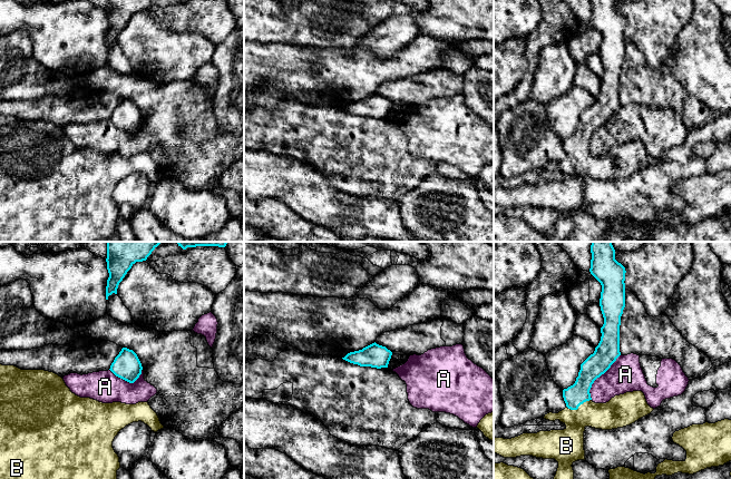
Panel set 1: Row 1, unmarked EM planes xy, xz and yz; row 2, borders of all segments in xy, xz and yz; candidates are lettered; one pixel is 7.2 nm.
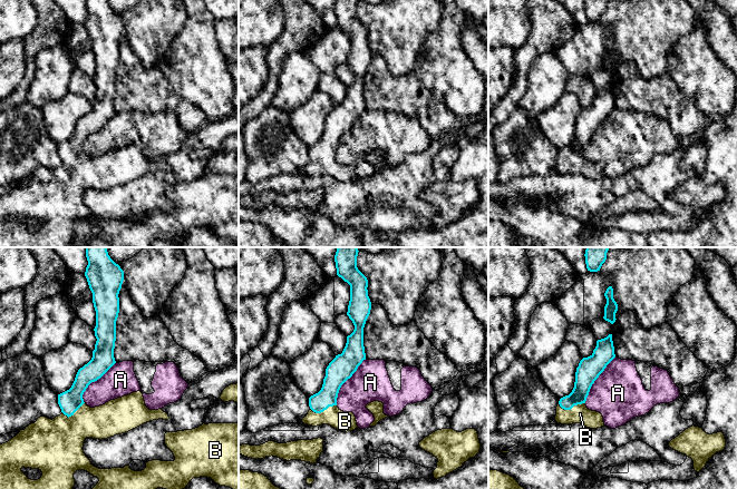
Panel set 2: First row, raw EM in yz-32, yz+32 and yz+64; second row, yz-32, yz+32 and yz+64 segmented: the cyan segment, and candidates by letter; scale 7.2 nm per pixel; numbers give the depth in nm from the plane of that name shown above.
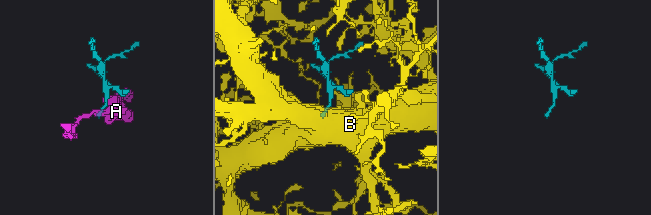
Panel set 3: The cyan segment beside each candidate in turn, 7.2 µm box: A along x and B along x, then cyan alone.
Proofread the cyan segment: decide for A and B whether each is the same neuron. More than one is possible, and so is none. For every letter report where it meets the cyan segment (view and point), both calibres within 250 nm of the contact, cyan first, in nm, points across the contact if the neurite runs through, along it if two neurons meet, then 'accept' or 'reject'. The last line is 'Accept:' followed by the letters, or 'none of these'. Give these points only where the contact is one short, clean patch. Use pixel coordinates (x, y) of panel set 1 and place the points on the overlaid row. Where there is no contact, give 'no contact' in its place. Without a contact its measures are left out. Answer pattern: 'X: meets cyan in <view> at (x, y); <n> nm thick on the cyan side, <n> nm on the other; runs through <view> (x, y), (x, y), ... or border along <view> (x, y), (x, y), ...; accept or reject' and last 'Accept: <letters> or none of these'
A: meets cyan in yz at (598, 377); 170 nm thick on the cyan side, 240 nm on the other; reject
B: meets cyan in yz at (578, 406); 160 nm thick on the cyan side, 200 nm on the other; runs through yz (576, 394), (578, 406), (586, 413), (612, 414); accept
Accept: B

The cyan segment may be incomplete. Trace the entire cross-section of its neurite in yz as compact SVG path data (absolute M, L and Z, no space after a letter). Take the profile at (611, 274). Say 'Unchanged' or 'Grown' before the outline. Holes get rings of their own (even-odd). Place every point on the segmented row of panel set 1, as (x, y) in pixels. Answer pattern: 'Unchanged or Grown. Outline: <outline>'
Grown. Outline: M592 242L591 245L591 274L601 283L602 292L600 306L604 317L601 328L601 341L582 364L578 377L573 385L563 390L566 408L558 413L549 412L544 419L559 420L566 428L564 430L539 431L537 433L523 433L511 439L494 438L494 452L504 458L533 456L543 459L555 459L558 468L554 479L574 479L572 465L577 460L585 460L584 431L586 427L602 430L612 430L630 426L639 419L650 414L651 408L642 391L626 392L615 395L606 403L592 401L589 390L594 381L604 374L621 355L620 352L620 325L621 316L625 307L625 267L615 260L615 250L612 242Z

